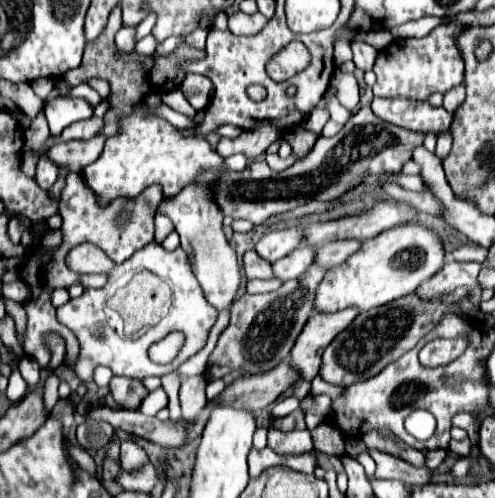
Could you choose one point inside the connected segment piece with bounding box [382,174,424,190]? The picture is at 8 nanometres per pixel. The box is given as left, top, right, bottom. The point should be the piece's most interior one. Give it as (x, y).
(411, 182)

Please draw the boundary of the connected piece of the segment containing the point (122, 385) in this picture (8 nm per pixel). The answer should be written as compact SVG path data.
M114 376L110 380L110 394L114 396L114 400L124 406L126 410L138 410L140 402L144 400L144 396L148 394L148 390L142 386L140 380L132 380L132 378L122 378L122 376Z

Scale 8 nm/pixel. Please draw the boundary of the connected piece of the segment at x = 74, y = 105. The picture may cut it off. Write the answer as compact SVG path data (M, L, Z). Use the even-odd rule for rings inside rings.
M54 98L45 106L45 116L52 135L59 135L76 120L86 120L94 114L94 108L83 98Z

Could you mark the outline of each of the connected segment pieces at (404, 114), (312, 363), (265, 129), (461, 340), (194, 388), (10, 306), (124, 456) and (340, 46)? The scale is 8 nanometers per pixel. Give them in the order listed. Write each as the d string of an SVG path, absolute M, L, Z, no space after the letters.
M374 98L372 112L384 122L396 124L400 128L434 134L448 130L453 120L453 114L442 106L436 108L428 102L416 104L416 100L408 98Z
M346 308L334 314L316 312L308 318L308 324L304 324L290 352L290 364L304 380L312 380L318 374L322 350L356 318L356 314L356 310Z
M266 124L266 126L262 126L262 128L258 128L258 130L248 130L248 132L242 132L238 138L234 138L234 140L228 140L228 138L220 138L220 142L218 142L218 146L220 146L220 156L232 156L232 154L238 154L238 152L242 152L242 154L246 154L248 156L248 160L252 160L252 158L258 158L260 154L264 154L264 150L272 144L272 142L276 142L278 138L282 136L282 132L276 128L276 126L272 126L272 124Z
M464 336L446 340L446 342L430 342L420 350L420 362L428 368L444 366L456 360L466 350L466 346L468 346L468 340Z
M190 376L182 380L180 386L180 404L182 404L182 418L192 420L196 418L196 414L200 412L200 408L204 408L206 394L204 394L204 380L200 376Z
M4 298L4 306L6 306L6 312L14 318L16 322L16 330L18 330L18 338L22 338L22 330L24 330L24 322L26 322L26 316L24 316L24 308L22 304L18 302L10 302Z
M124 440L122 442L122 452L120 452L120 466L122 466L122 470L132 472L132 470L138 470L144 464L148 464L148 456L146 456L144 448L140 448L136 442Z
M340 39L334 44L334 63L336 67L348 60L352 60L352 50L349 45L349 41Z

